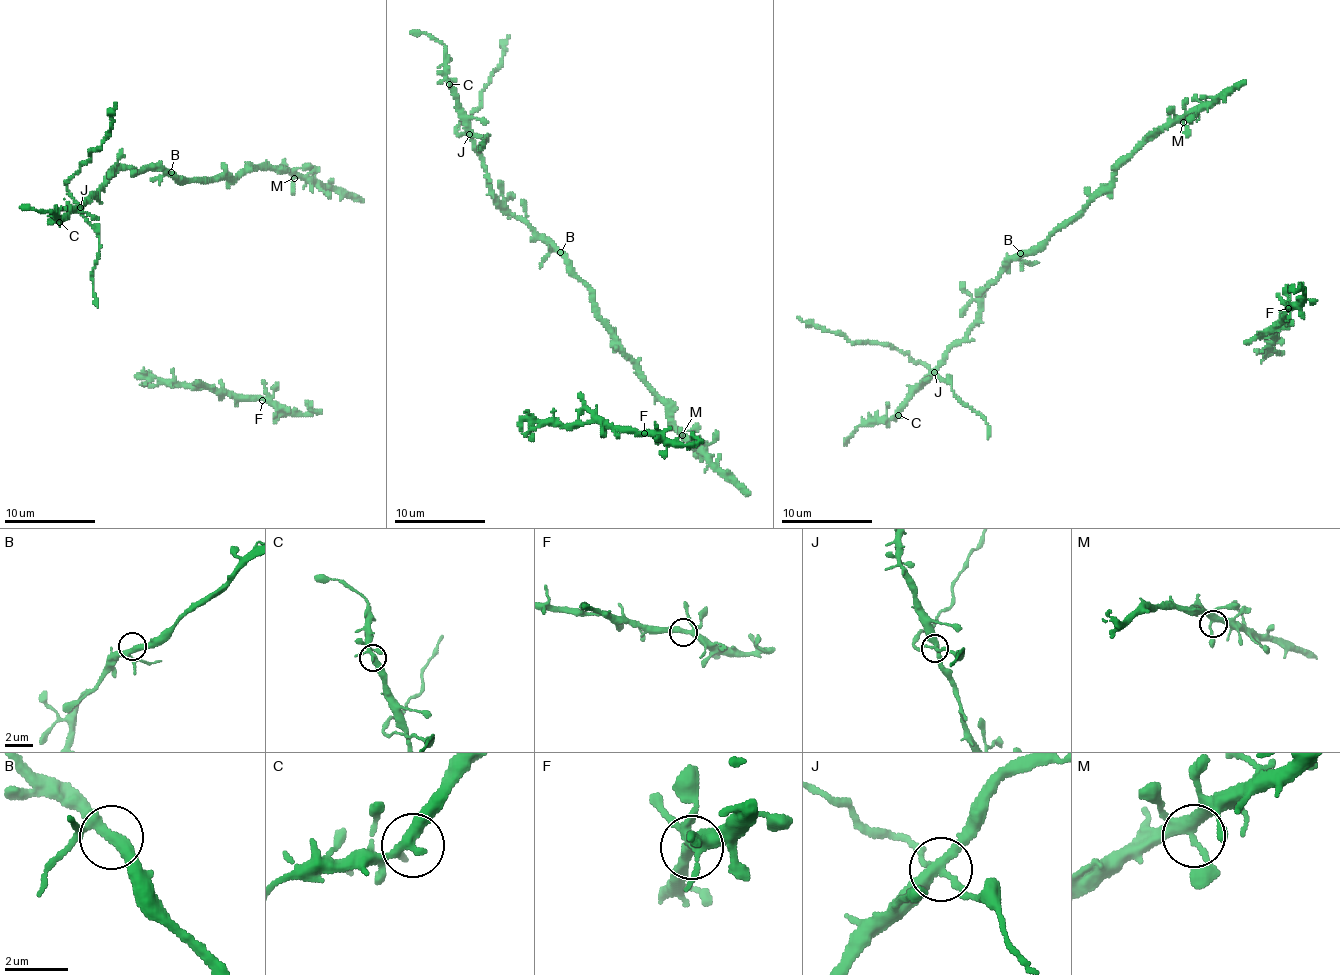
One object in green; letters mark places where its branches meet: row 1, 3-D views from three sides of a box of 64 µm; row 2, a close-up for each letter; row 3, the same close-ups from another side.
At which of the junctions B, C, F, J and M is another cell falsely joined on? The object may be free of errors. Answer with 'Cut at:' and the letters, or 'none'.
Cut at: J

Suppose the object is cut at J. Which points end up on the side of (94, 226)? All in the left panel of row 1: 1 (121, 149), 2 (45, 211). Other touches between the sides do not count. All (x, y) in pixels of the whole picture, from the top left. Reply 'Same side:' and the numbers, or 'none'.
Same side: none

